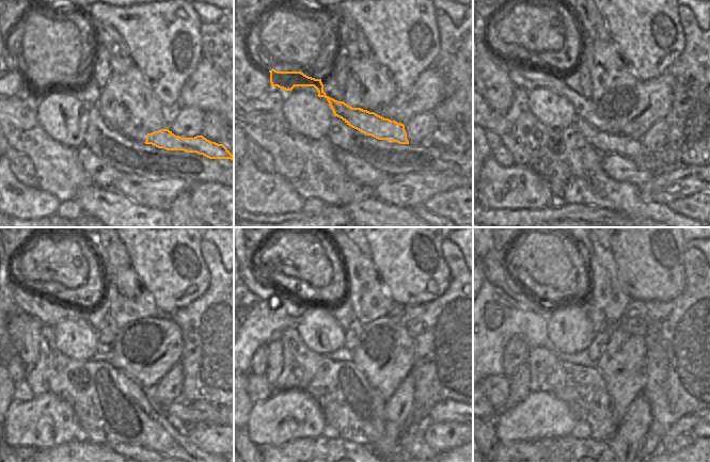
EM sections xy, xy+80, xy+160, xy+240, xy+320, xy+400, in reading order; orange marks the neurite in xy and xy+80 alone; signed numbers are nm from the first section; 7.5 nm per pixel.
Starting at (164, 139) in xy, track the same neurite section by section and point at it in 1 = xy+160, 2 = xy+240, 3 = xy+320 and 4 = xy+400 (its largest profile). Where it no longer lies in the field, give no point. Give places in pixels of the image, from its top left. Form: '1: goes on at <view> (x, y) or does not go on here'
1: goes on at xy+160 (524, 76)
2: goes on at xy+240 (49, 312)
3: goes on at xy+320 (264, 287)
4: goes on at xy+400 (496, 271)

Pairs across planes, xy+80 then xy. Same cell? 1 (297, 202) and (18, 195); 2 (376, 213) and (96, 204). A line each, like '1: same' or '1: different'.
1: same
2: same

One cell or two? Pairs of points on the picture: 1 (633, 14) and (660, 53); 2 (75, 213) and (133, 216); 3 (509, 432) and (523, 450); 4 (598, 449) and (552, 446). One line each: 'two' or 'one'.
1: one
2: two
3: two
4: one

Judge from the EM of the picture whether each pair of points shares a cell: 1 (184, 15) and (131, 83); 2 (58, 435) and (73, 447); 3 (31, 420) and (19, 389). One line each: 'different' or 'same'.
1: different
2: different
3: different

